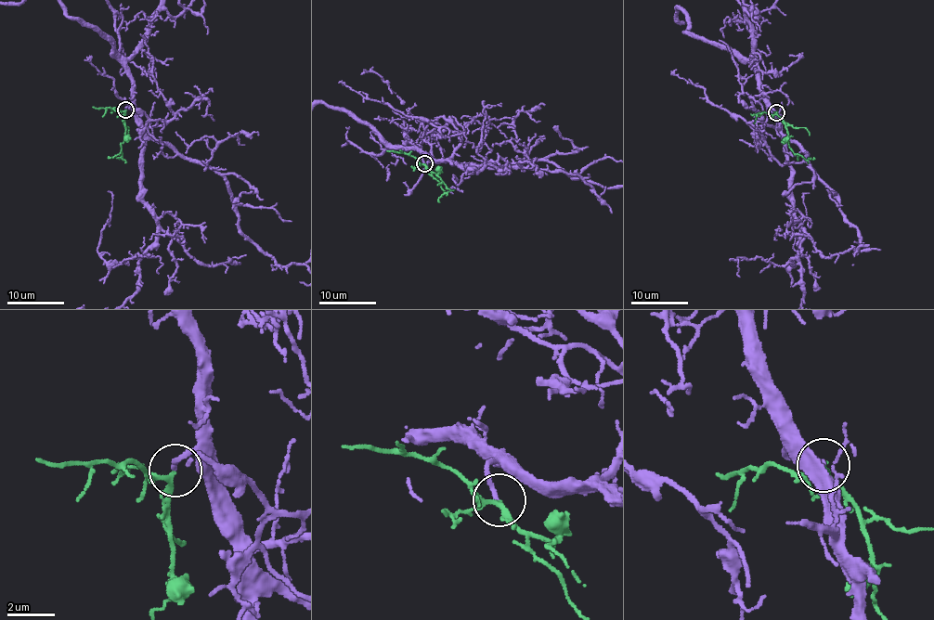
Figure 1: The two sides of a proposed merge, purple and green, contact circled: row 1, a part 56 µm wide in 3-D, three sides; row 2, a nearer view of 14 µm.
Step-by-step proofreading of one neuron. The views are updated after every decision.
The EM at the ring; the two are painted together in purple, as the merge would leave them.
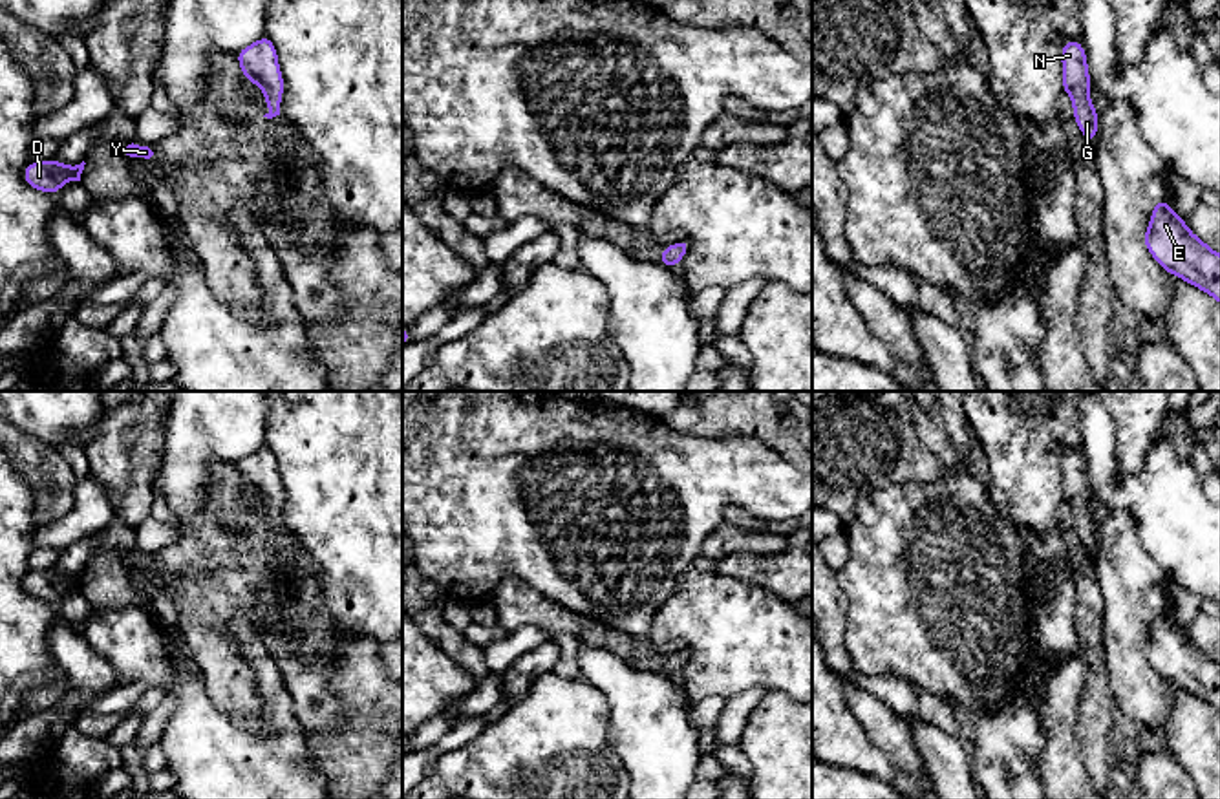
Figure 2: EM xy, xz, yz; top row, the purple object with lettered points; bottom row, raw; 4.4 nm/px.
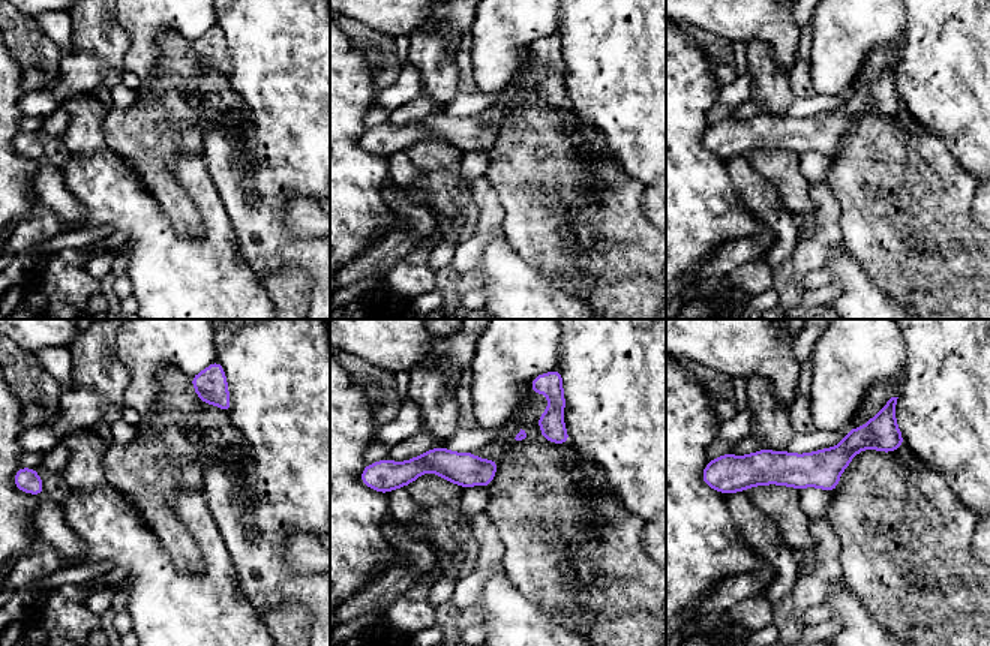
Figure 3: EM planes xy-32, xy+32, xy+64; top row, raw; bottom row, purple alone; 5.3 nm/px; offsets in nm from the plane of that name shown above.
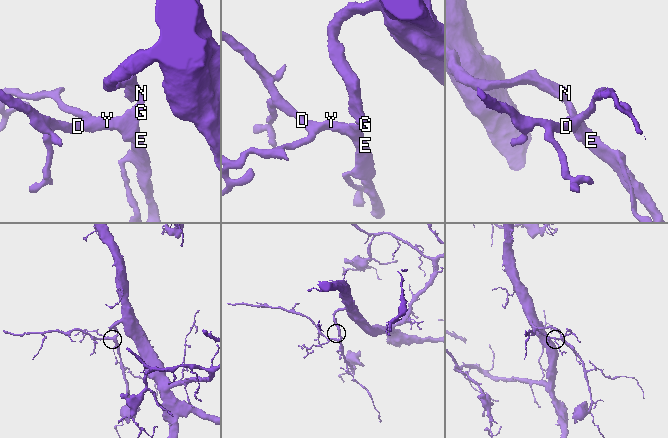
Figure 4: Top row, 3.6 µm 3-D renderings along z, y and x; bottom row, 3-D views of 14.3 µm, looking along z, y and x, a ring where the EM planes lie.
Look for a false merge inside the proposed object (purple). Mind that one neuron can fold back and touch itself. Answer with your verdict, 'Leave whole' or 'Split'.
Leave whole

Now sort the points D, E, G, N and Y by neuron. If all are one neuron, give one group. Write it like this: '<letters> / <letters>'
D E G N Y

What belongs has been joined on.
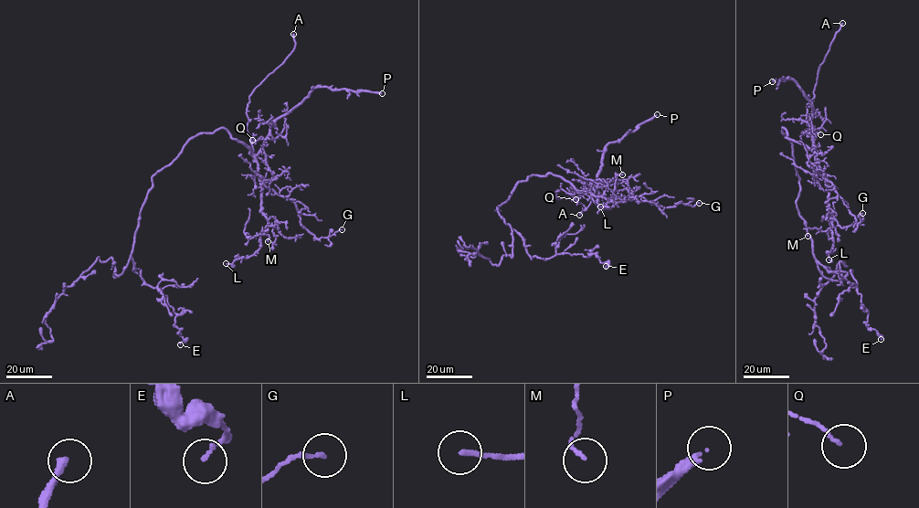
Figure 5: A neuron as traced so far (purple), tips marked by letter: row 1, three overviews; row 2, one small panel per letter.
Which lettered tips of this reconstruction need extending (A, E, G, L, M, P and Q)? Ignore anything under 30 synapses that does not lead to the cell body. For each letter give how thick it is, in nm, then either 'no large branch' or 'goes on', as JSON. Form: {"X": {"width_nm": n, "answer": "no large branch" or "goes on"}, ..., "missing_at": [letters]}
{"A": {"width_nm": 300, "answer": "goes on"}, "E": {"width_nm": 90, "answer": "no large branch"}, "G": {"width_nm": 140, "answer": "no large branch"}, "L": {"width_nm": 150, "answer": "no large branch"}, "M": {"width_nm": 120, "answer": "no large branch"}, "P": {"width_nm": 220, "answer": "goes on"}, "Q": {"width_nm": 100, "answer": "no large branch"}, "missing_at": ["A", "P"]}

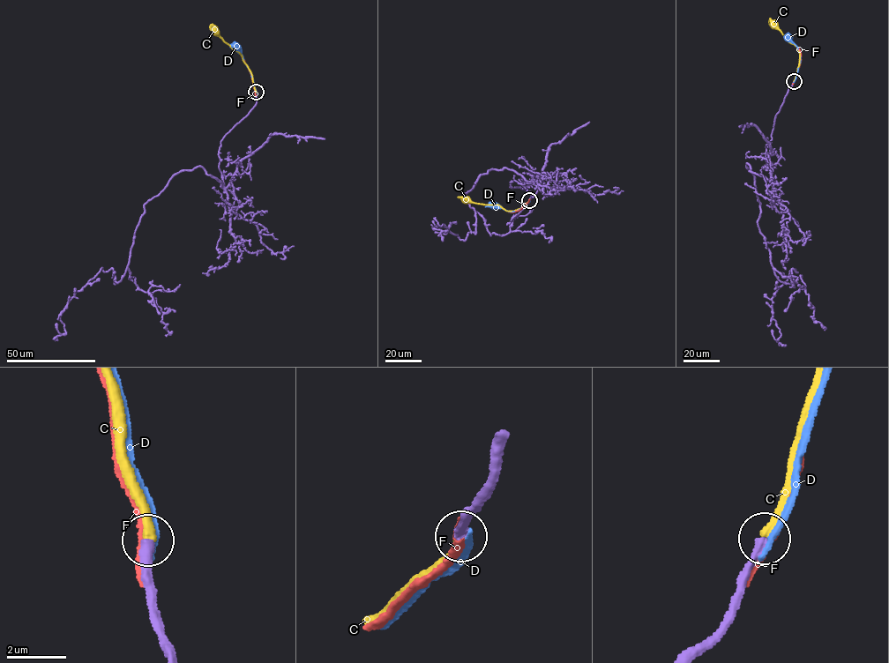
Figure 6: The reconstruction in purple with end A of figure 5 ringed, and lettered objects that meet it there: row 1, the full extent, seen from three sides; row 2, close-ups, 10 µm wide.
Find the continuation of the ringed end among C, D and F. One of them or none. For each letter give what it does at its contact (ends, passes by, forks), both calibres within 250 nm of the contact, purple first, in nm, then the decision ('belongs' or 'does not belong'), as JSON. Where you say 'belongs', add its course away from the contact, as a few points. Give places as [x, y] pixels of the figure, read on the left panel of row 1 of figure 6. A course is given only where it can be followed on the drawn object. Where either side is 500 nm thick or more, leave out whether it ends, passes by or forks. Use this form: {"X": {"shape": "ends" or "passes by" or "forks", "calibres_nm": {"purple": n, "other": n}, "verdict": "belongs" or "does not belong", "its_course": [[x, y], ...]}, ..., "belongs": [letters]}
{"C": {"shape": "ends", "calibres_nm": {"purple": 300, "other": 280}, "verdict": "belongs", "its_course": [[256, 93], [250, 69], [238, 51], [223, 40], [215, 30]]}, "D": {"shape": "ends", "calibres_nm": {"purple": 360, "other": 280}, "verdict": "does not belong"}, "F": {"shape": "ends", "calibres_nm": {"purple": 400, "other": 360}, "verdict": "does not belong"}, "belongs": ["C"]}

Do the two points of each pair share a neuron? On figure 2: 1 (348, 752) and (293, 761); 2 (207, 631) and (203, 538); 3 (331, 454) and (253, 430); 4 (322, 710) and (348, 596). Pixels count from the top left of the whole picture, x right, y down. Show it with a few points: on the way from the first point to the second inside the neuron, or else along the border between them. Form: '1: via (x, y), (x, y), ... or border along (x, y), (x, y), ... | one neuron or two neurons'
1: border along (302, 732), (308, 743), (308, 756), (326, 779) | two neurons
2: via (205, 607), (205, 562) | one neuron
3: border along (269, 410), (266, 443) | two neurons
4: via (315, 682), (315, 629), (321, 624) | one neuron

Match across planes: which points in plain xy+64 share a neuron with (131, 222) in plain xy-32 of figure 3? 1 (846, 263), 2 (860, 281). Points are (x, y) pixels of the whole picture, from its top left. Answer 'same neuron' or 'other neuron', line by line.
1: same neuron
2: same neuron

